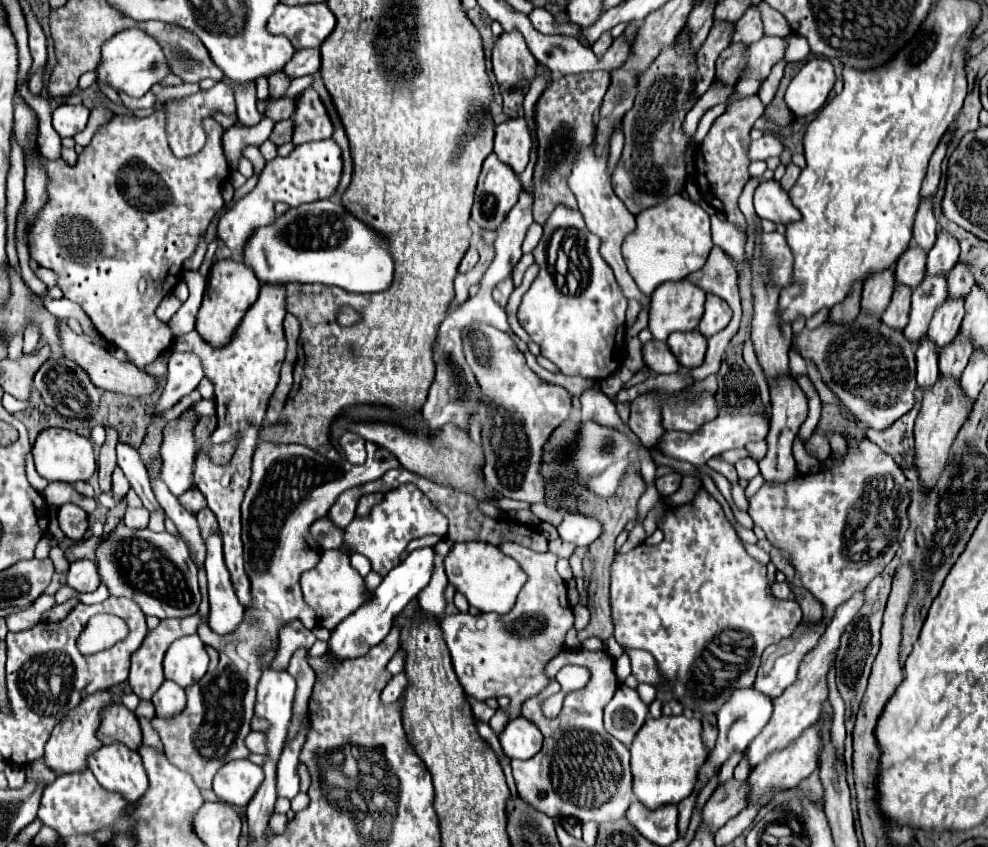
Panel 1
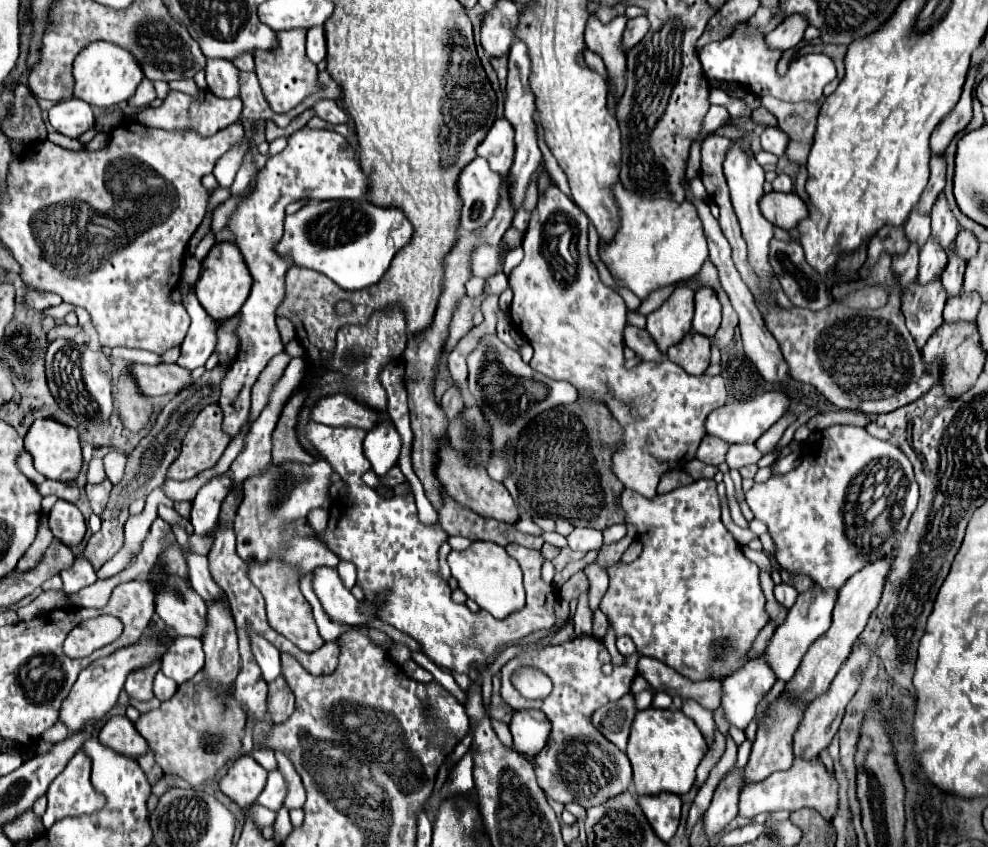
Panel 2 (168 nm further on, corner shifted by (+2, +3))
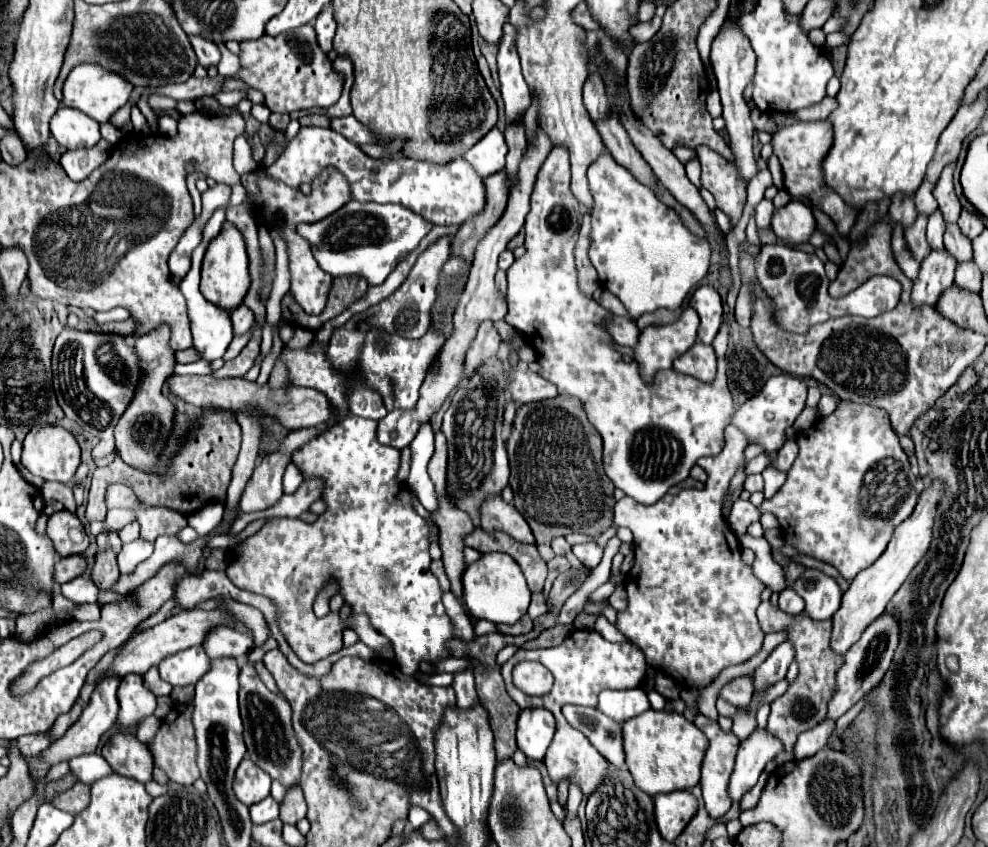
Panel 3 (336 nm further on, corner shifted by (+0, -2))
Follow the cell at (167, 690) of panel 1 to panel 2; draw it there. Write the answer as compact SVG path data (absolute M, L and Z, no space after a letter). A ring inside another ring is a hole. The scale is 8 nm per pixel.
M161 671L155 675L155 683L153 683L153 693L155 693L155 697L159 699L159 701L167 701L167 699L171 699L173 695L175 695L175 691L177 691L177 683L173 681L173 679L169 679L169 677L165 677Z

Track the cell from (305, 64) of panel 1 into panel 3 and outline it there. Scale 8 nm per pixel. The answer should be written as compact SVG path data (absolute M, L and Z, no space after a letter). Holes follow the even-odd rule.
M325 6L325 12L317 16L315 20L315 30L317 30L317 40L323 52L329 52L333 48L333 36L335 36L335 18L333 18L333 8Z

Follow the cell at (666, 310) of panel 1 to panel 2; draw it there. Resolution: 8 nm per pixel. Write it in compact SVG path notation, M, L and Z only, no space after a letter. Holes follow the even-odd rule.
M679 285L657 311L647 315L647 331L663 353L691 331L693 295L691 287Z

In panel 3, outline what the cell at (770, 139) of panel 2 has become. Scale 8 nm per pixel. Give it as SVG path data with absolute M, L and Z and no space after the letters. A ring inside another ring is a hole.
M817 120L817 122L797 122L793 126L787 126L783 130L779 130L773 136L773 150L783 166L783 182L785 182L785 190L793 196L793 198L807 198L811 202L811 206L823 210L833 222L835 228L839 232L839 236L849 236L855 218L857 218L857 210L849 204L845 204L845 200L825 184L823 180L823 160L827 156L827 152L833 146L833 126L829 124L829 120Z

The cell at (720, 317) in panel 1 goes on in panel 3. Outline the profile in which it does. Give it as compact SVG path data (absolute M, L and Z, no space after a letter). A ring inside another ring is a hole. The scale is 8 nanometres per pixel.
M701 284L691 300L689 306L699 314L701 324L699 324L699 340L703 344L711 344L721 322L723 322L723 308L721 308L721 296L717 294L717 290L709 284Z

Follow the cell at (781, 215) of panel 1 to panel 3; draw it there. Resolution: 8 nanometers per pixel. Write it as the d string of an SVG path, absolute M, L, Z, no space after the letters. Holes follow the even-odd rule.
M791 200L781 210L775 210L771 218L771 228L781 240L785 240L791 246L805 244L815 232L815 218L807 204Z

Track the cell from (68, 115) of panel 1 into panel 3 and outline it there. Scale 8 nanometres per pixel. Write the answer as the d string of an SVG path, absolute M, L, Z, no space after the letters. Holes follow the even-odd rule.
M61 106L51 120L51 134L65 150L93 148L99 140L99 124L79 110Z

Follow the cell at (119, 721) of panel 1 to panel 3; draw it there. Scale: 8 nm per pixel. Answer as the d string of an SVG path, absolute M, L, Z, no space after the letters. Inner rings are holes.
M127 732L113 734L111 740L103 746L101 754L119 776L133 778L141 784L153 780L153 756L135 736Z

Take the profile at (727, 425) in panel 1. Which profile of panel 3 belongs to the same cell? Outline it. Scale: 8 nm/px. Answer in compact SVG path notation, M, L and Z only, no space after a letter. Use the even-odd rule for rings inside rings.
M779 374L771 376L761 392L753 398L749 398L731 418L731 424L741 428L749 438L753 438L757 444L765 446L765 452L773 456L785 442L785 428L793 426L799 412L805 408L807 400L807 384L801 378L795 378L791 374Z

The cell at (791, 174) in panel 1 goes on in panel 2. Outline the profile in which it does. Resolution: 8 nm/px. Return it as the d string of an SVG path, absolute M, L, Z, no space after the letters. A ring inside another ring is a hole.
M787 173L777 175L777 179L773 181L773 189L775 189L775 191L783 191L783 193L793 191L793 181L791 181L791 177L789 177Z

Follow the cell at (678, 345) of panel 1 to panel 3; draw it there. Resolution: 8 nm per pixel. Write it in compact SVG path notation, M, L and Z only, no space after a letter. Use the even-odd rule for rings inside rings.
M695 342L681 358L673 362L673 370L679 374L693 376L705 384L715 380L715 352L713 346L705 346L703 342Z

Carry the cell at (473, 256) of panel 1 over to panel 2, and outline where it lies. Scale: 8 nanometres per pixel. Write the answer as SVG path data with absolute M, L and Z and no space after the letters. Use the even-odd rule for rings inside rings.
M489 245L475 247L475 251L471 253L471 261L469 261L471 275L473 277L491 275L497 267L497 257L499 257L499 249L495 249L495 247L489 247Z

